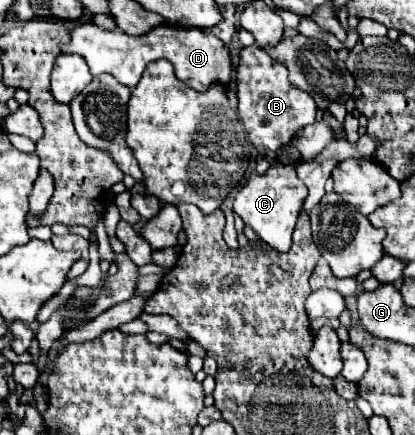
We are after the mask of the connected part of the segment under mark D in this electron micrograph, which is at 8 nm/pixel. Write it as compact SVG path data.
M82 22L70 30L70 42L62 46L62 52L80 54L90 66L92 76L102 72L112 74L118 82L128 88L134 88L148 62L166 58L172 62L176 76L190 88L204 92L212 82L230 82L230 54L228 46L222 44L216 36L200 28L182 28L182 26L156 26L146 34L130 36L120 28L102 28L94 22Z

